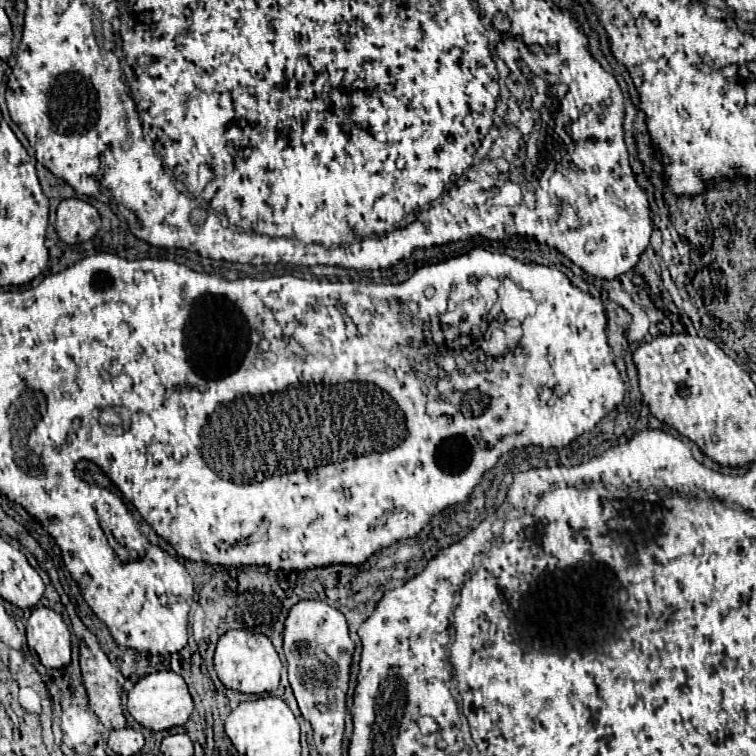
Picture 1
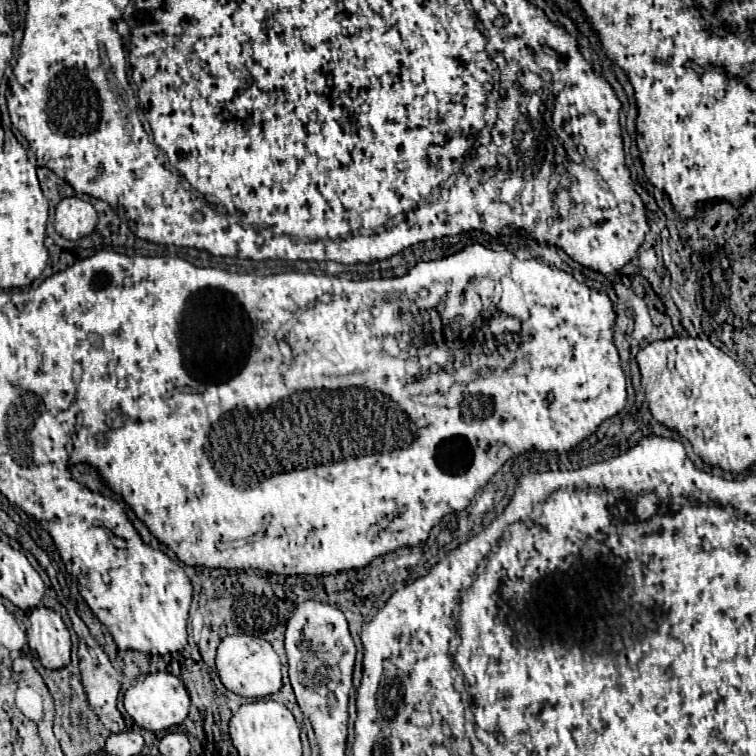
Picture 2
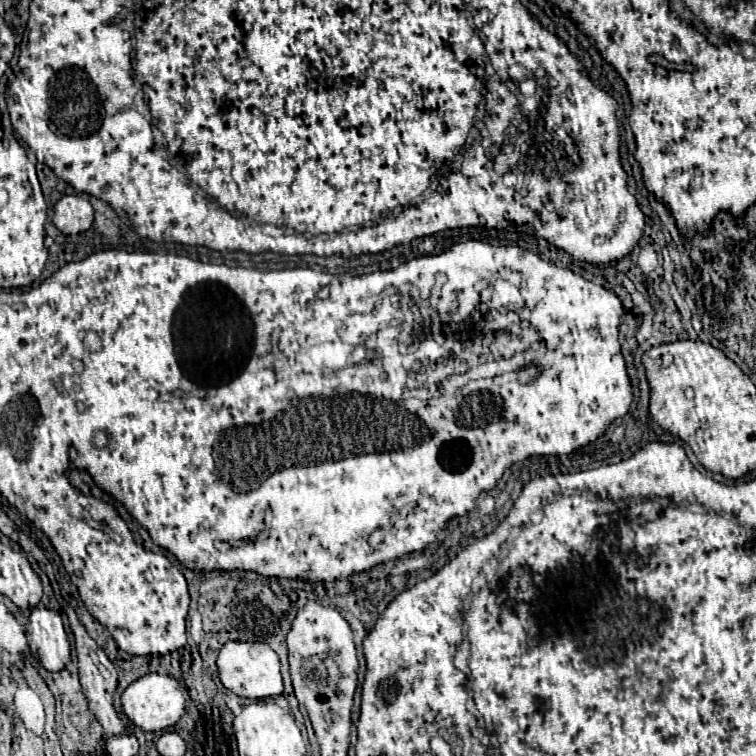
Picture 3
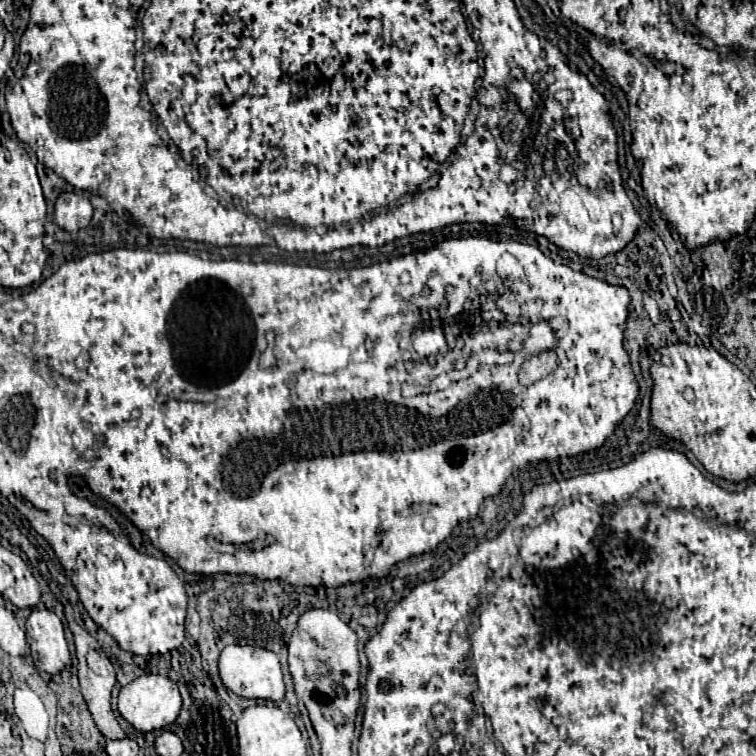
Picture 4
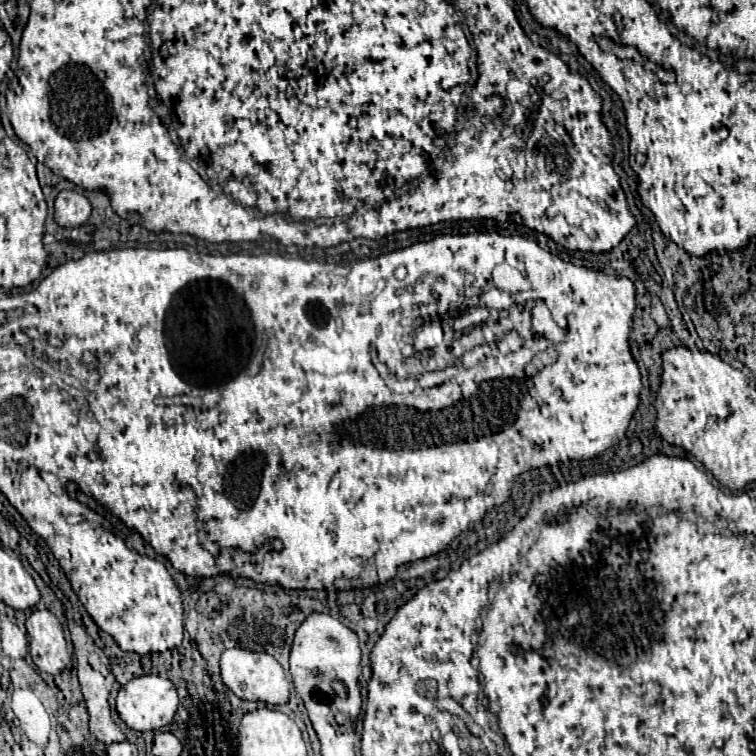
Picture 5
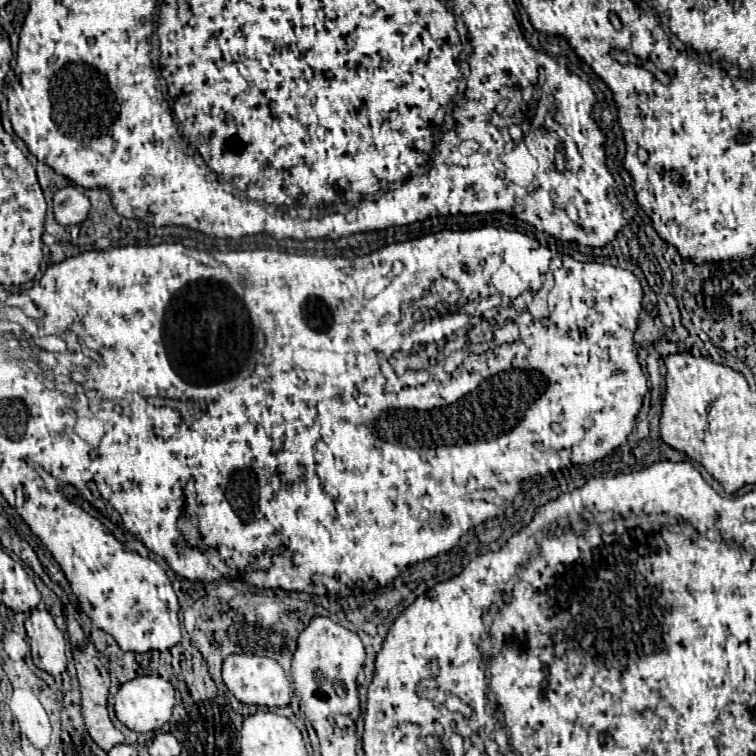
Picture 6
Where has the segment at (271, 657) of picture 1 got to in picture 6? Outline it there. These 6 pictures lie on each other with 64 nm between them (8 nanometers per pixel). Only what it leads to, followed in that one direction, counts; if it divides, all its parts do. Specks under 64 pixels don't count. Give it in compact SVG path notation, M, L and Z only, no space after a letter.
M230 654L222 666L222 678L226 688L242 702L254 706L268 706L268 708L282 708L290 704L292 688L290 680L284 674L282 666L268 658L268 656L246 656L246 654Z

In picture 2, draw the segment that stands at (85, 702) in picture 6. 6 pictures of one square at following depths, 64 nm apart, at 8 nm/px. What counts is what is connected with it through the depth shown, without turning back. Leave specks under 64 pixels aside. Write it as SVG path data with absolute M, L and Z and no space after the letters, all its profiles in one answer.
M78 616L72 618L72 626L74 626L74 632L76 632L78 638L80 638L80 646L78 646L80 674L82 674L82 684L84 684L84 690L86 690L90 708L96 712L96 716L100 718L100 722L102 722L110 732L114 732L114 734L124 732L124 720L122 720L122 714L120 714L118 708L116 708L116 698L118 698L118 692L120 692L120 678L122 678L122 674L114 670L114 666L110 664L108 656L106 656L104 650L98 646L98 642L90 636L86 624L84 624Z

